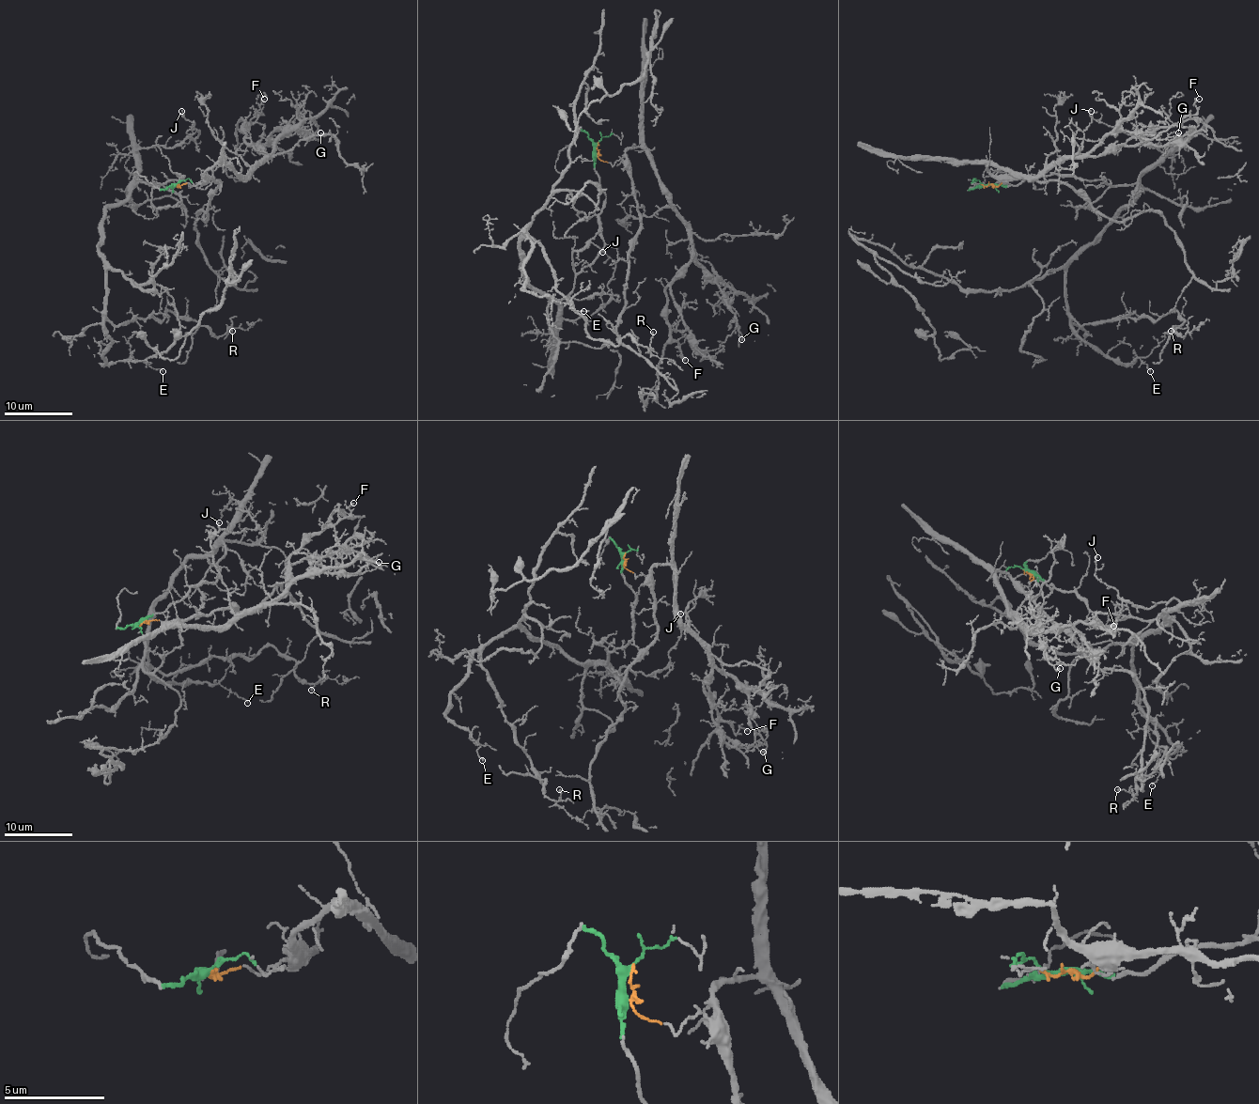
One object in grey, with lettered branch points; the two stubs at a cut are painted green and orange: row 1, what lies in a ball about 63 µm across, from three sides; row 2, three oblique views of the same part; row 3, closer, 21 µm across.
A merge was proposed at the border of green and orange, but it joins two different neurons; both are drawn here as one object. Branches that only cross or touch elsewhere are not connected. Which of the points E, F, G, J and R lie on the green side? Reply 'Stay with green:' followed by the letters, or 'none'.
Stay with green: E, J, R

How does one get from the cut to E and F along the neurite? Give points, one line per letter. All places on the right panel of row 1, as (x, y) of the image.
E: (984, 185), (1054, 174), (1138, 182), (1065, 272), (1065, 314), (1084, 341), (1149, 372)
F: (984, 185), (1002, 184), (986, 163), (1036, 175), (1069, 158), (1111, 153), (1175, 126), (1199, 99)

